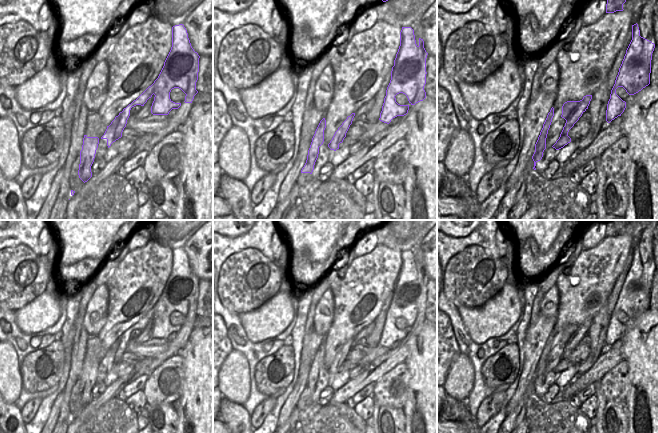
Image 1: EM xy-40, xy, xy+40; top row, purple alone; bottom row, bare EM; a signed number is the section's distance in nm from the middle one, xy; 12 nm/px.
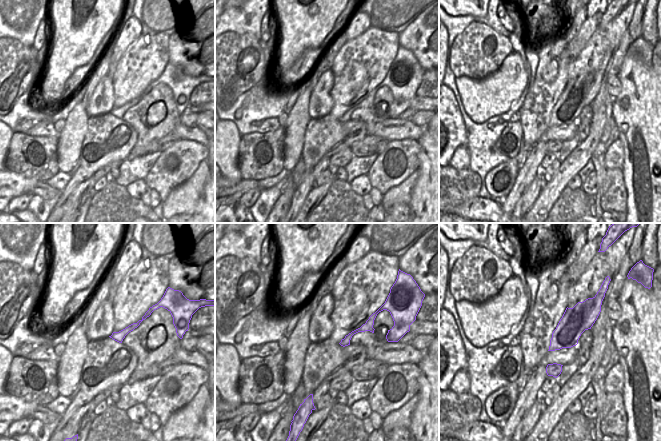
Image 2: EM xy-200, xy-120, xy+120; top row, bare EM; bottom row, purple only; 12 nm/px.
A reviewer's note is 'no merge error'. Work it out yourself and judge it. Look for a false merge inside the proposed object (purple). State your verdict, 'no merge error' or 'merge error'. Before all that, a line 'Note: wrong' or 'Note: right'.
Note: wrong
merge error

